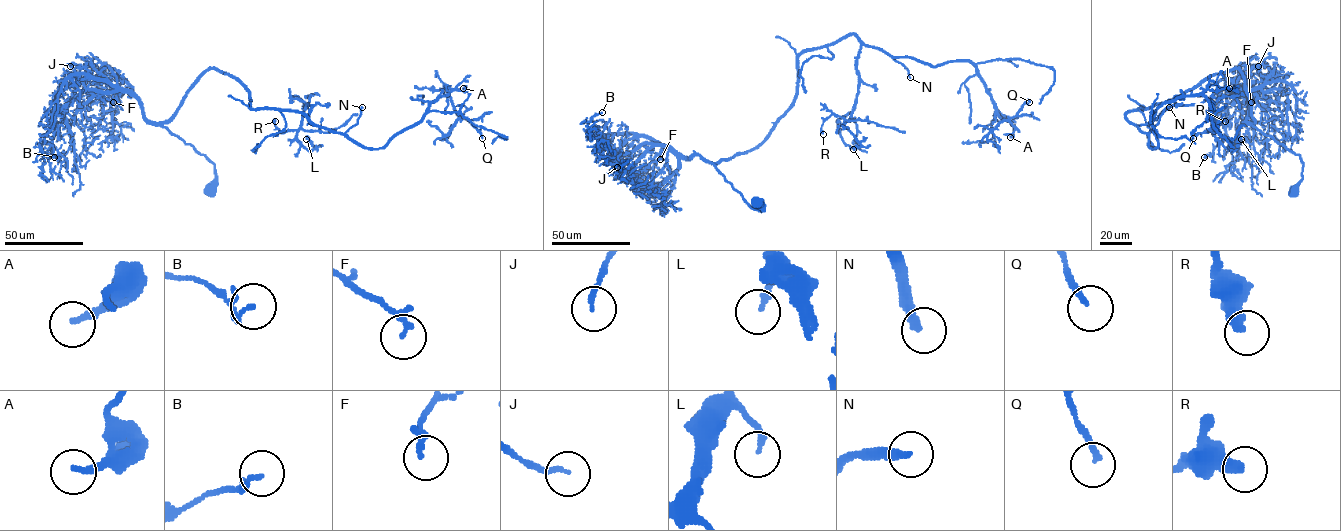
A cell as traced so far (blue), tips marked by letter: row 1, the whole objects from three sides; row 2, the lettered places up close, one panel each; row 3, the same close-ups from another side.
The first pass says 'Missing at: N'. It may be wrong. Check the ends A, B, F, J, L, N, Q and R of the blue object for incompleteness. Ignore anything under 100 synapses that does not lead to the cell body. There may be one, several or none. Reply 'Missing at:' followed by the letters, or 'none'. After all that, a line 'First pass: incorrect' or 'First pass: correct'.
Missing at: N
First pass: correct

